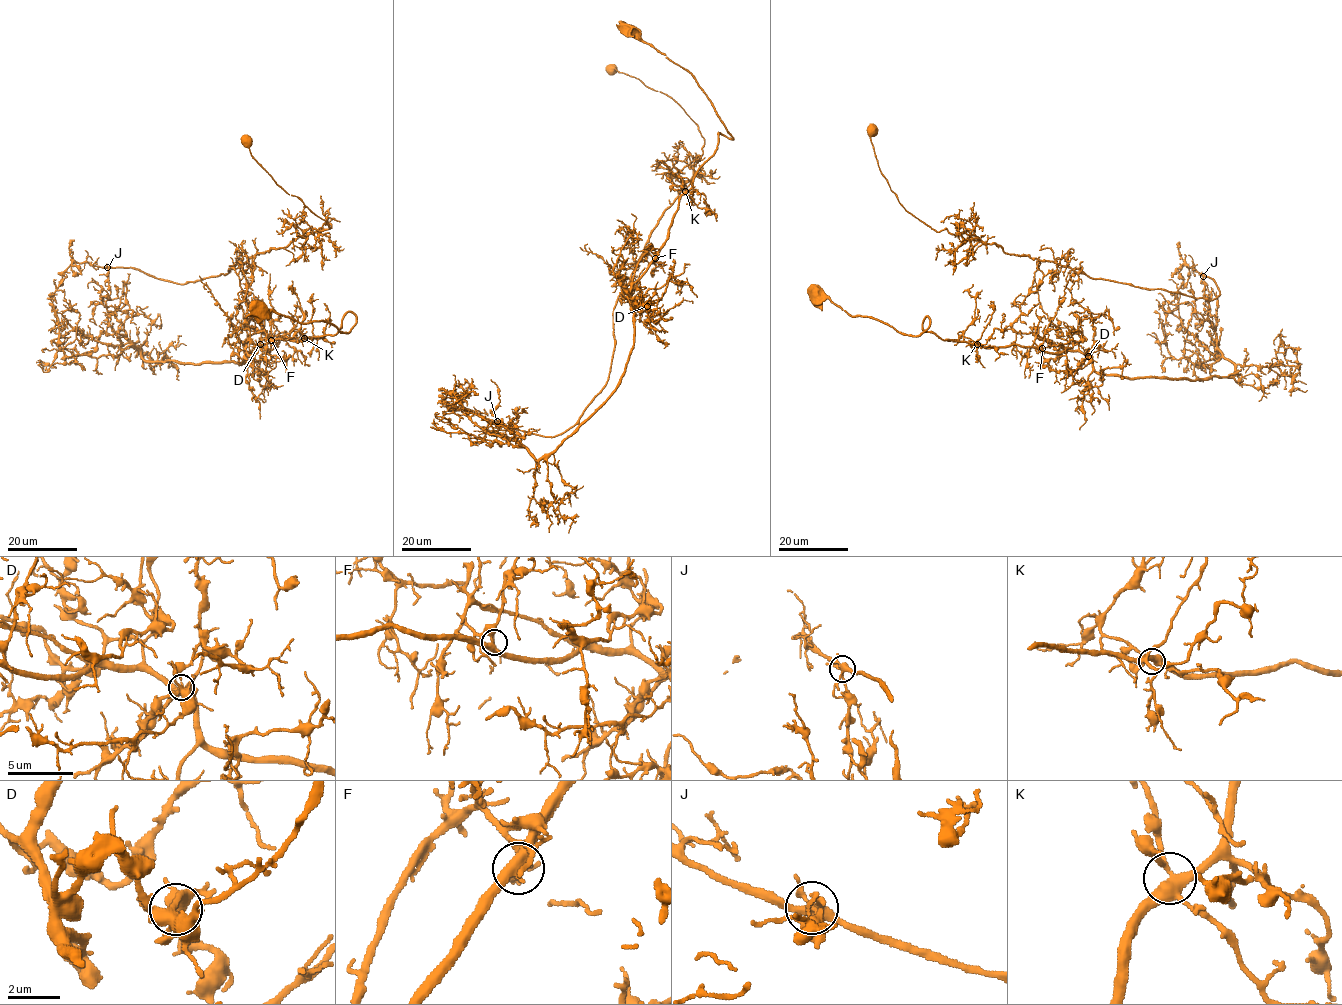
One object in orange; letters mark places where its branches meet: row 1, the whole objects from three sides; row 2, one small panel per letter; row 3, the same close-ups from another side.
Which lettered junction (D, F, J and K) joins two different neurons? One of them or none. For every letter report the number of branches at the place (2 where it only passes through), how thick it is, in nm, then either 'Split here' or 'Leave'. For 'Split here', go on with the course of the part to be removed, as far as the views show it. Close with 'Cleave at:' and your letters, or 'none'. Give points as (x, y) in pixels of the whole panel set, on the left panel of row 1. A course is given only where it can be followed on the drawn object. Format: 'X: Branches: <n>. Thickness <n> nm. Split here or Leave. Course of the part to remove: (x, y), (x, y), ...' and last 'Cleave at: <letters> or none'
D: Branches: 6. Thickness 340 nm. Leave
F: Branches: 5. Thickness 380 nm. Leave
J: Branches: 6. Thickness 360 nm. Split here. Course of the part to remove: (107, 268), (194, 282), (331, 228), (280, 187), (243, 135)
K: Branches: 5. Thickness 420 nm. Leave
Cleave at: J

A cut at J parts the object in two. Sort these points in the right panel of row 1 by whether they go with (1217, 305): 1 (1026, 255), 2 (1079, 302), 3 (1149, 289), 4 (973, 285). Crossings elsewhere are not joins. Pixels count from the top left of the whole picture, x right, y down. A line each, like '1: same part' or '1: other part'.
1: other part
2: same part
3: other part
4: same part

